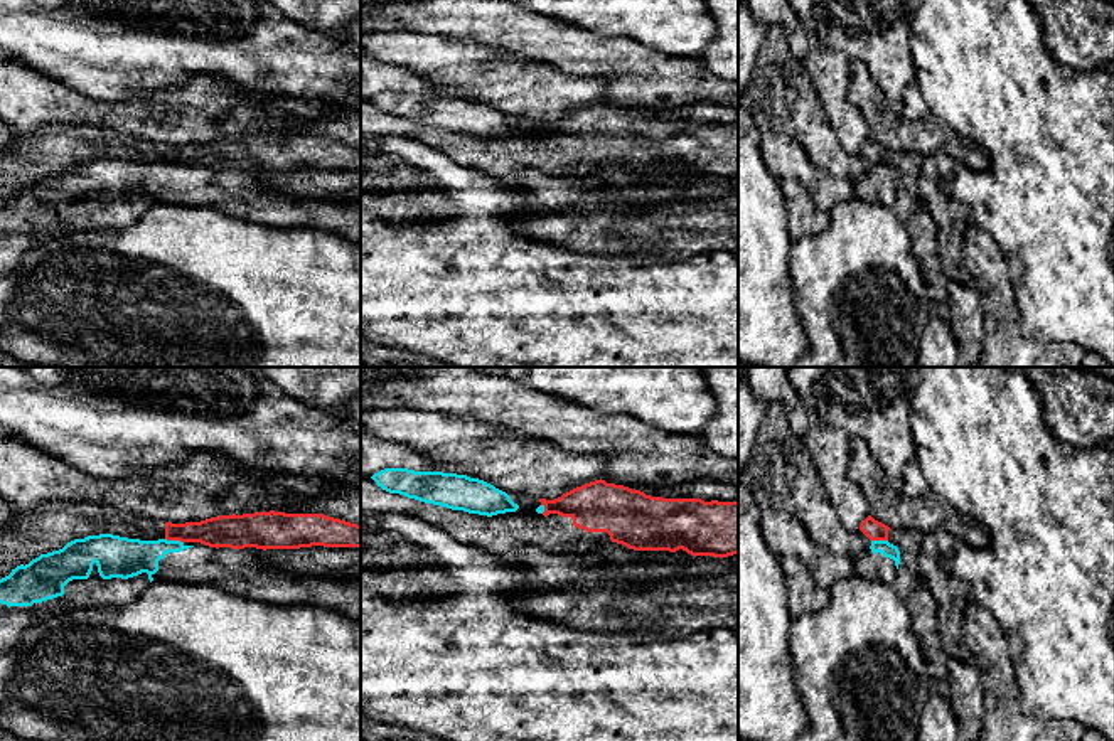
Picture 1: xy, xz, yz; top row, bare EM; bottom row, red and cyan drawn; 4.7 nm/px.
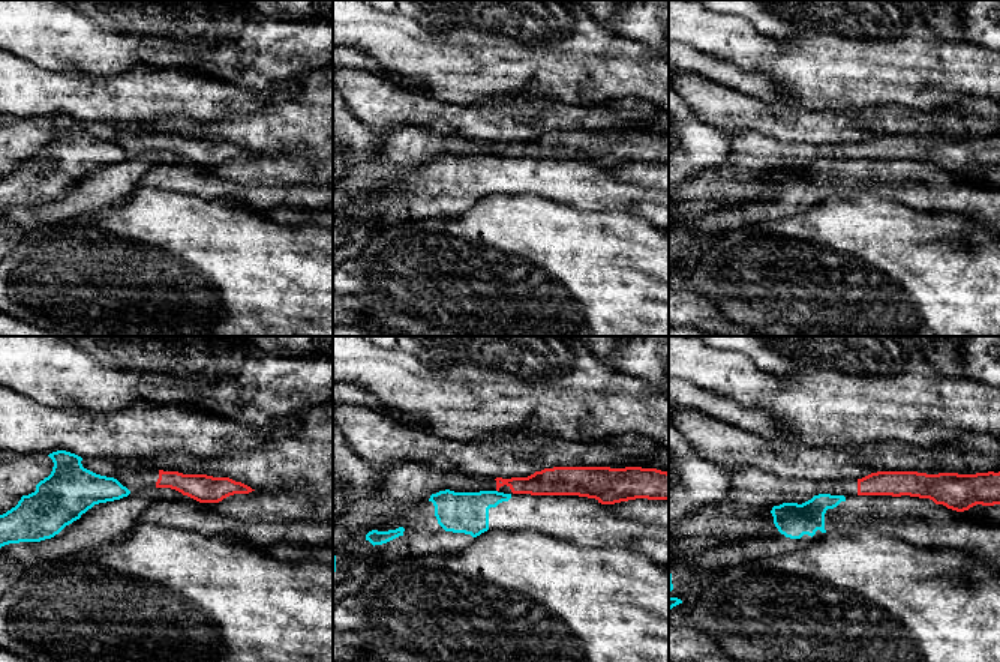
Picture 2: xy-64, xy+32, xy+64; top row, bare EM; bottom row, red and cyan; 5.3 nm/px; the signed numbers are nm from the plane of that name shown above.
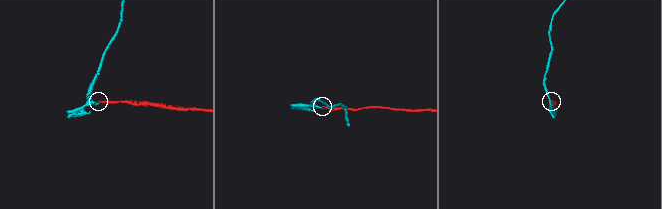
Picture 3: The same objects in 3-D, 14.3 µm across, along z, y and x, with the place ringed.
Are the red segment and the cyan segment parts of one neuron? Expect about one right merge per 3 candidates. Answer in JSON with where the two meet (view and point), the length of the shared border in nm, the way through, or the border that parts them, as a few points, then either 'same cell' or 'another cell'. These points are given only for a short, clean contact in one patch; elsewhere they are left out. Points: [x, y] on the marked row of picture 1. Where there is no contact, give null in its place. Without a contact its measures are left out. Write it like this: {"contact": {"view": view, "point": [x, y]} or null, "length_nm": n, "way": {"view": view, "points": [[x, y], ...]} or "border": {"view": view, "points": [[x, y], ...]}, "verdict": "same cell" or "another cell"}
{"contact": {"view": "xy", "point": [174, 539]}, "length_nm": 90, "border": {"view": "xy", "points": [[166, 538], [182, 543]]}, "verdict": "another cell"}

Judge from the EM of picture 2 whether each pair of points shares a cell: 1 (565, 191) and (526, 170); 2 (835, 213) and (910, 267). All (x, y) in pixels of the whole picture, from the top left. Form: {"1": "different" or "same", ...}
{"1": "same", "2": "same"}

